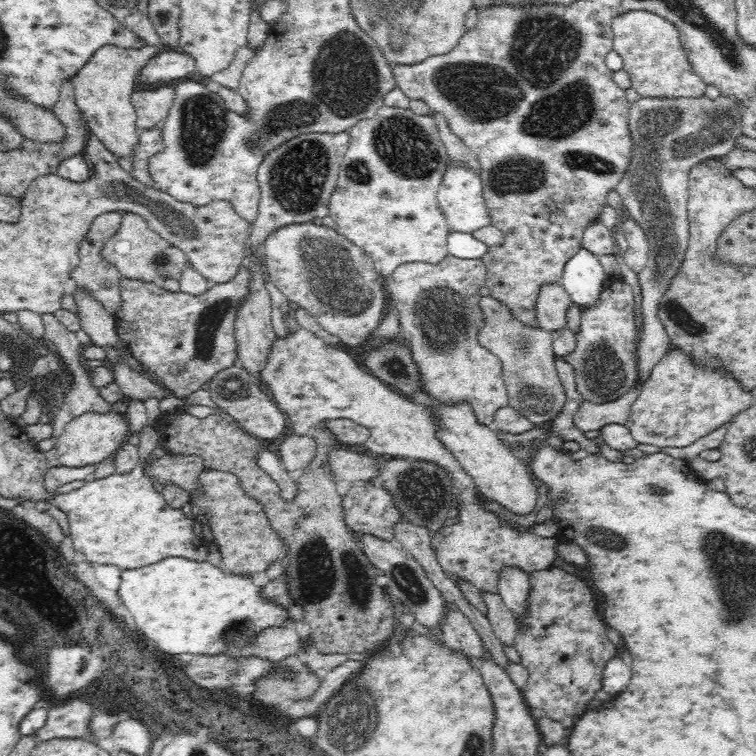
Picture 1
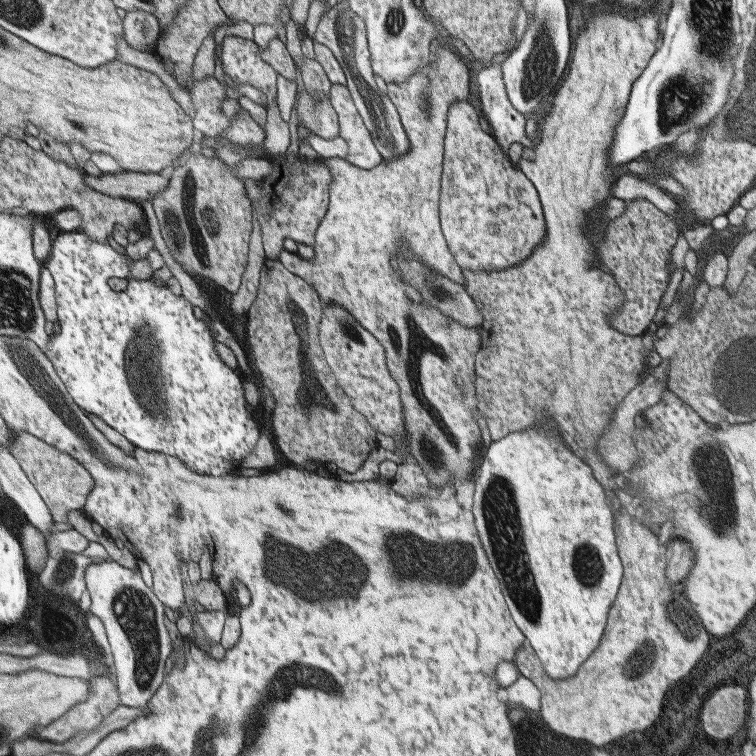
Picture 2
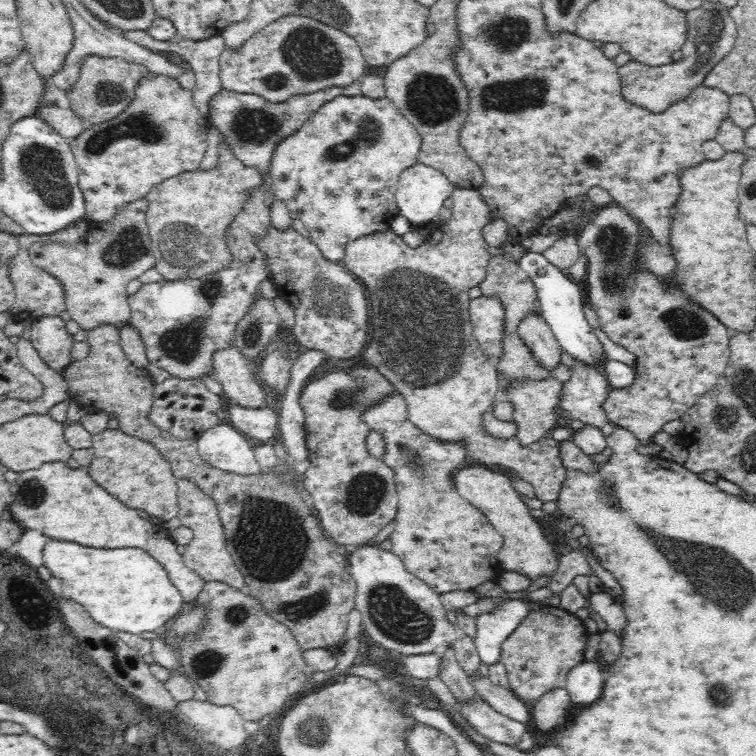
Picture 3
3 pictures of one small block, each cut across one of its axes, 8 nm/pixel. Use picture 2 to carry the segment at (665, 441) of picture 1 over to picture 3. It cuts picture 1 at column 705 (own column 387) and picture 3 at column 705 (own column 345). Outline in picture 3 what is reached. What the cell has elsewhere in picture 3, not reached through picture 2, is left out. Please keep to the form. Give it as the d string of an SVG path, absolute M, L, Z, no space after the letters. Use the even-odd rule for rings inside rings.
M610 204L594 208L588 222L578 231L574 232L574 236L579 248L584 250L584 256L588 258L588 268L586 268L586 276L584 278L586 284L585 298L587 298L588 304L592 306L592 310L596 312L596 316L600 316L600 318L598 318L600 328L604 330L604 334L606 334L612 342L616 342L616 344L619 344L622 348L626 348L626 350L636 354L634 382L630 384L630 386L626 386L626 388L612 388L610 390L608 398L603 404L606 416L610 421L614 422L616 426L624 428L627 432L630 432L631 435L634 435L635 439L640 441L643 446L653 444L651 443L652 438L655 434L662 431L666 422L674 419L682 420L683 414L698 402L698 397L714 388L718 378L723 376L723 370L726 364L728 364L730 330L712 315L710 311L707 311L702 305L698 305L698 302L686 299L684 291L678 290L678 288L674 288L674 286L670 286L668 282L664 282L662 278L658 278L658 276L653 273L642 271L640 267L640 246L644 244L642 228L638 226L637 220L631 215L628 215L622 207L618 207L616 204Z

